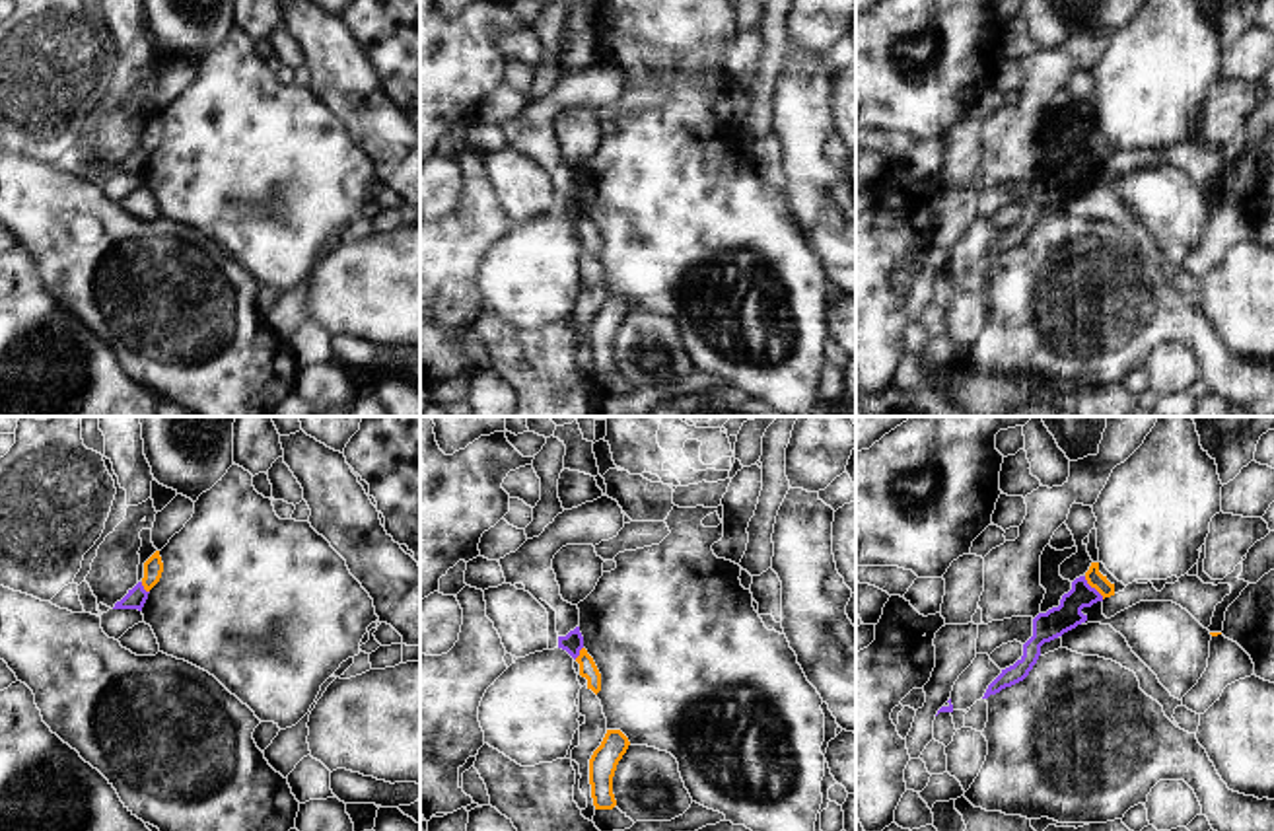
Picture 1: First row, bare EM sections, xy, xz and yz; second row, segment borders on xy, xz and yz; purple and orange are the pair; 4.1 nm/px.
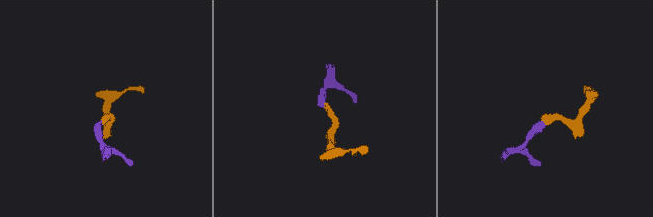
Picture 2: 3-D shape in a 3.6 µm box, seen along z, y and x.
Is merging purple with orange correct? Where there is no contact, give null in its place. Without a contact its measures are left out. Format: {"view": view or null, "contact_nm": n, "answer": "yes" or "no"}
{"view": "yz", "contact_nm": 130, "answer": "no"}

